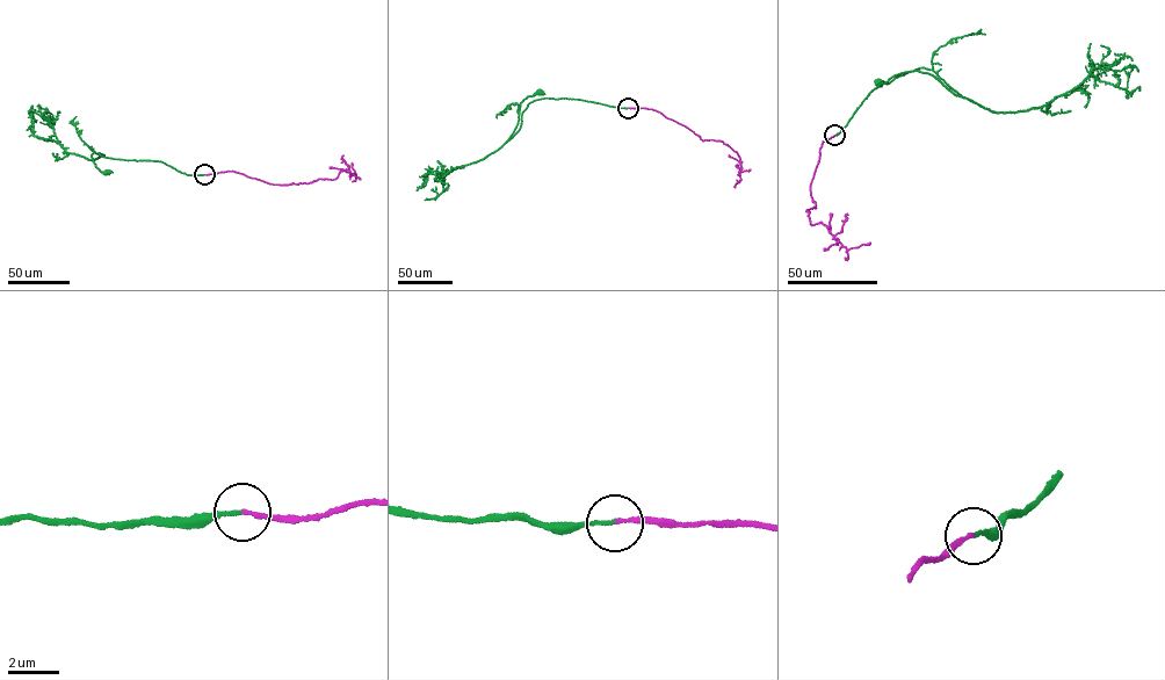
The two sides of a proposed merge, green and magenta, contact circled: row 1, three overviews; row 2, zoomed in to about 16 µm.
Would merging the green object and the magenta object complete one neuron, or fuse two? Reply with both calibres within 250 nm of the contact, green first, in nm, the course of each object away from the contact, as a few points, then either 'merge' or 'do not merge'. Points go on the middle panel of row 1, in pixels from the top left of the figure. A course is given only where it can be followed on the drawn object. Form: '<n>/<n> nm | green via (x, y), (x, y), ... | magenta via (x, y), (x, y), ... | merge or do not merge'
140/150 nm | green via (628, 108), (573, 99), (535, 100), (522, 113), (520, 129), (507, 140), (515, 128), (520, 103), (540, 92) | magenta via (628, 108), (656, 110), (703, 140), (726, 144), (737, 152), (740, 165), (740, 180), (735, 187) | merge

